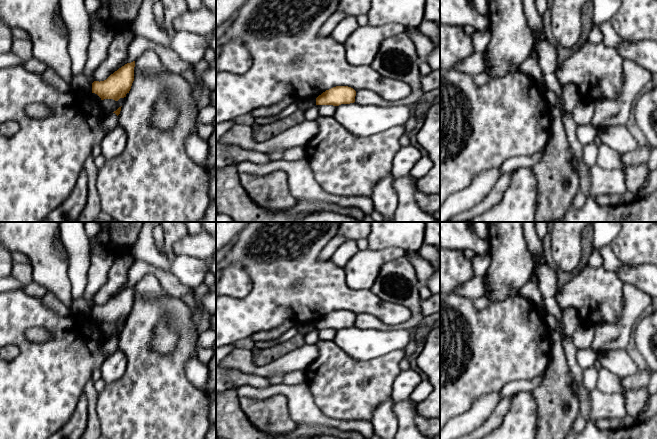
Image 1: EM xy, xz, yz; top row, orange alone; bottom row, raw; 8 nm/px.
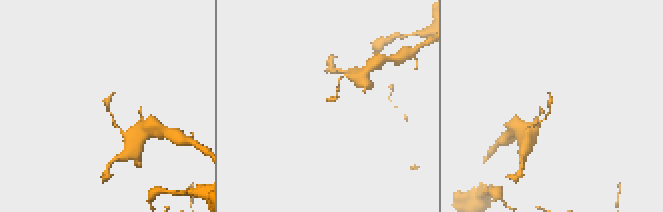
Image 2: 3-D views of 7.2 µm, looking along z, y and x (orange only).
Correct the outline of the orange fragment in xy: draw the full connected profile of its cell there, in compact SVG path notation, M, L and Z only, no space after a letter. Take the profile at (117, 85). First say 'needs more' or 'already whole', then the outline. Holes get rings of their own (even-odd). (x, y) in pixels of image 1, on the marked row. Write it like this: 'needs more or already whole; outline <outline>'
already whole; outline M135 61L127 63L104 81L92 83L92 93L97 94L101 100L113 99L118 101L126 97L134 81Z

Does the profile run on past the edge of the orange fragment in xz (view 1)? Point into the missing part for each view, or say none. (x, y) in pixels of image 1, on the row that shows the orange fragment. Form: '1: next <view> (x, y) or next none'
1: next none

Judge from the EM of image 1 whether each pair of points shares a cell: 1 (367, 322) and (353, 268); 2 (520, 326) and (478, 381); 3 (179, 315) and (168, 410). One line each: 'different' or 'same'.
1: different
2: same
3: same

